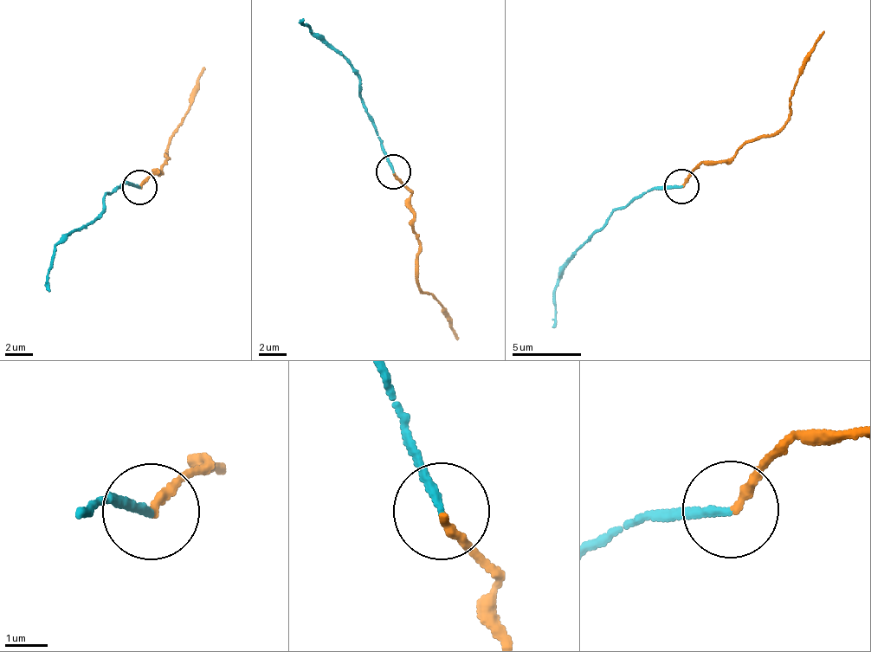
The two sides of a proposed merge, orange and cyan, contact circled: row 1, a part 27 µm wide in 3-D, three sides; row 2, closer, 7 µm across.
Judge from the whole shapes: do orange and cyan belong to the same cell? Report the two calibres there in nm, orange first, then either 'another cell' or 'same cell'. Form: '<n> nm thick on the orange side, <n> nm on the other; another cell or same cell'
200 nm thick on the orange side, 180 nm on the other; same cell

